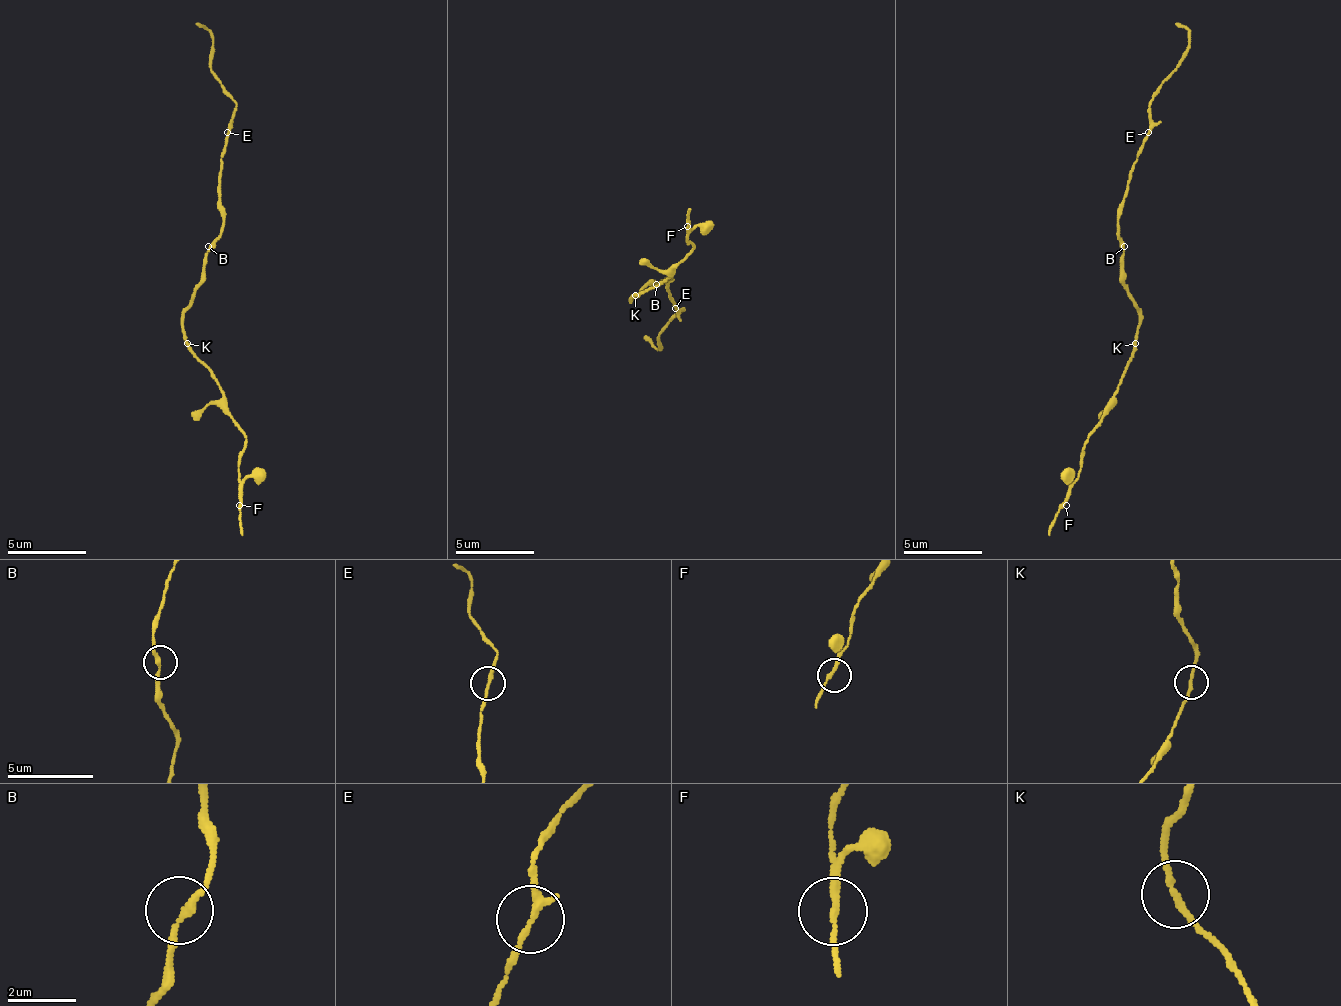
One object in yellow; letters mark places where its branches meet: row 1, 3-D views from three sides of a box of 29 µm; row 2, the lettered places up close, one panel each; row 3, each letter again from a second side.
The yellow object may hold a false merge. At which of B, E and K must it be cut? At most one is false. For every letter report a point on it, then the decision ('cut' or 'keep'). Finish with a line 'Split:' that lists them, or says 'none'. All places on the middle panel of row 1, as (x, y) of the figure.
B: place (656, 284); keep
E: place (675, 308); keep
K: place (635, 295); keep
Split: none

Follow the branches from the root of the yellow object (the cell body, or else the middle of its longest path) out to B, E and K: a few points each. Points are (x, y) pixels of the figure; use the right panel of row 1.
B: (1124, 281), (1124, 246)
E: (1124, 281), (1124, 242), (1117, 223), (1117, 207), (1124, 199), (1128, 172), (1148, 132)
K: (1124, 281), (1128, 297), (1140, 313), (1136, 344)

